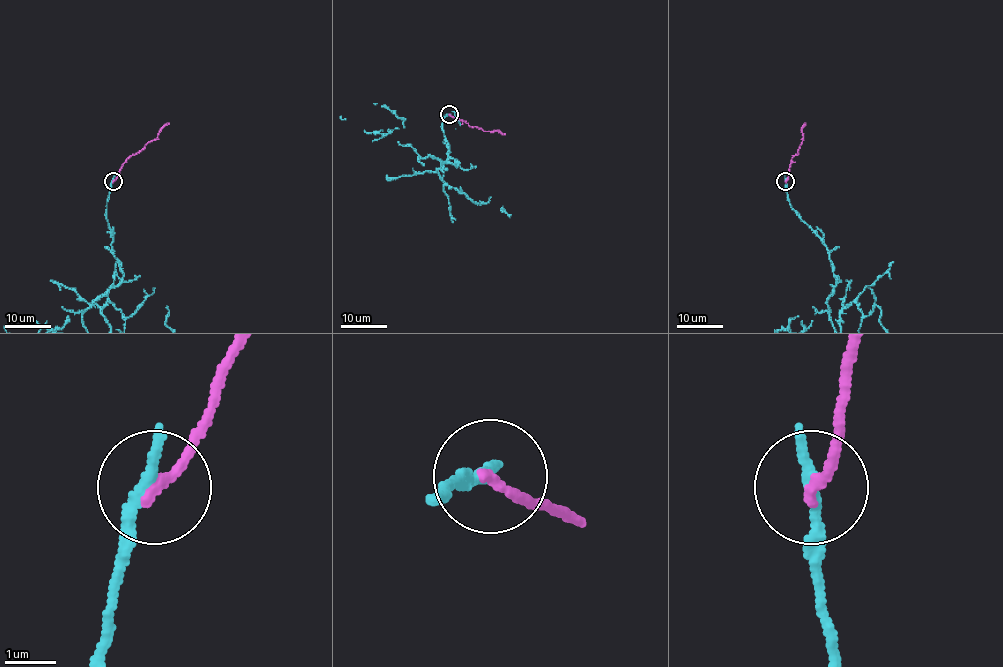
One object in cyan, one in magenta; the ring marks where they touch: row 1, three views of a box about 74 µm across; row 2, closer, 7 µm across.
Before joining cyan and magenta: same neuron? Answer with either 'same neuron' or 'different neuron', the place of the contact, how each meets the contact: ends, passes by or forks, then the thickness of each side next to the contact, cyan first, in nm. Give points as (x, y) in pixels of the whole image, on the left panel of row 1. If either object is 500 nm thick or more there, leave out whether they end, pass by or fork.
different neuron; at (113, 181); cyan ends there; magenta ends there; 280 nm thick on the cyan side, 220 nm on the other

